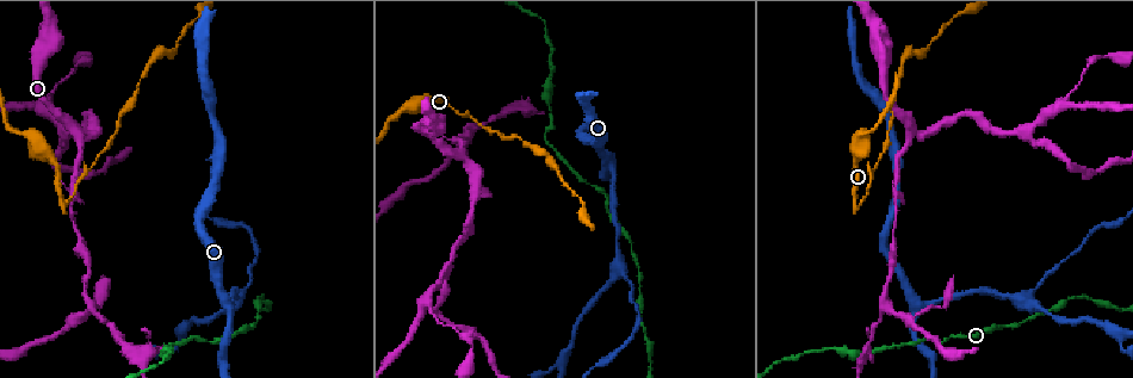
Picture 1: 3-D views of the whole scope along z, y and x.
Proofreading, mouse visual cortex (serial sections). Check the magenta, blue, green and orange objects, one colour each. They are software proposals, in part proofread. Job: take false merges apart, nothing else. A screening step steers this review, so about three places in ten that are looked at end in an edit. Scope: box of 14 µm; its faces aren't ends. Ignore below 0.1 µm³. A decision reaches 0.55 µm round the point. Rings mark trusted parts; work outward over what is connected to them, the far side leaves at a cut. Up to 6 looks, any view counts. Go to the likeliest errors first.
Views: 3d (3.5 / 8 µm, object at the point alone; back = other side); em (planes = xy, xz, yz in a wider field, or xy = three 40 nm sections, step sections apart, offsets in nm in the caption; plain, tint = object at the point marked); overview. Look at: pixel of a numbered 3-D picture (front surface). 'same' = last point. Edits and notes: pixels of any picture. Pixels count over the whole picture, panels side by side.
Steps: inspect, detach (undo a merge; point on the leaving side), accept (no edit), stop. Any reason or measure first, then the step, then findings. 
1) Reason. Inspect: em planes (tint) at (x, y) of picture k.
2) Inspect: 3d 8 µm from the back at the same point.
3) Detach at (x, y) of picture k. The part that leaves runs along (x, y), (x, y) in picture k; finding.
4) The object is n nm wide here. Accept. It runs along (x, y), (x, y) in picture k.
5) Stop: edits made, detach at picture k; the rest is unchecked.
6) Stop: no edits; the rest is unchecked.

Side arm on a straight run. Inspect: 3d 3.5 µm at (68, 135) of picture 1.

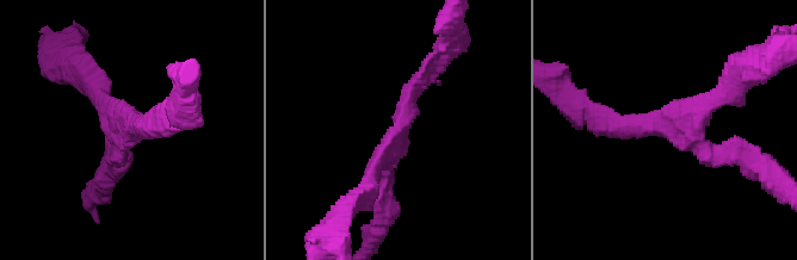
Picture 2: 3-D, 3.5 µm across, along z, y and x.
3 arms meet here; the arms are 200, 250, 250 nm wide. Inspect: em xy step 2 (tint) at (672, 128) of picture 2.

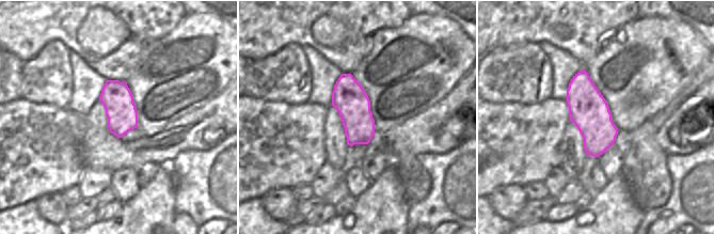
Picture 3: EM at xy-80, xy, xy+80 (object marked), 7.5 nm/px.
Accept. It runs along (426, 72), (360, 197) in picture 2; one cell here.

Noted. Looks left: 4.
Abrupt turn. Inspect: 3d 8 µm at (63, 205) of picture 1.

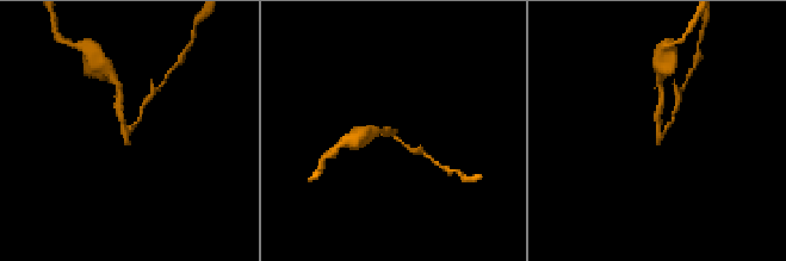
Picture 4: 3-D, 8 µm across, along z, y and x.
Inspect: em xy step 1 (tint) at (392, 134) of picture 4.

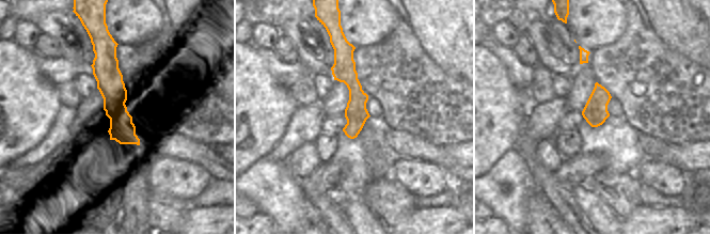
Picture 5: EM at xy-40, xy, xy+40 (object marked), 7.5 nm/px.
Detach at (676, 107) of picture 4. The part that leaves runs along (666, 129), (673, 119), (680, 88) in picture 4; a second cell is stuck on.

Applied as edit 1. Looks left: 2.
Thick turns thin. Inspect: em planes (tint) at (433, 316) of picture 1.

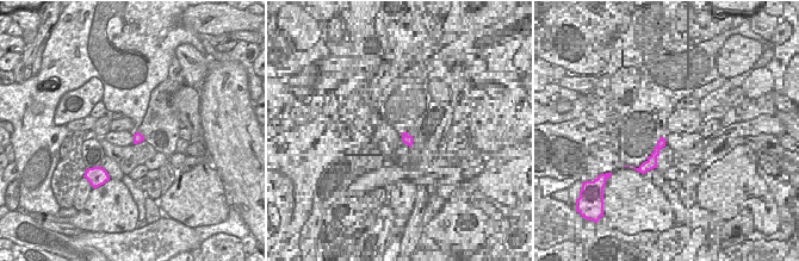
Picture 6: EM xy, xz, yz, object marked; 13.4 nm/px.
Inspect: 3d 3.5 µm at the same point.

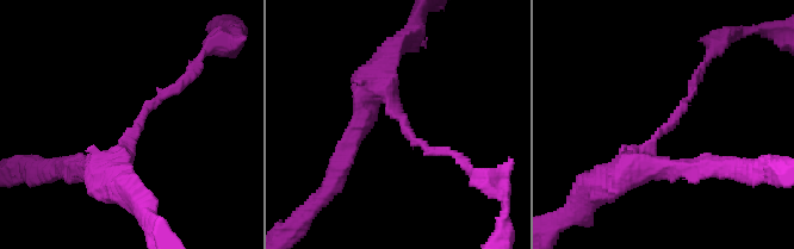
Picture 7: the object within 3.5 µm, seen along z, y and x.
Accept. It runs along (607, 181), (644, 155), (693, 86) in picture 7; continuous, no second cell.

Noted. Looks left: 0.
Stop: edits made, detach at picture 4; the rest is unchecked.

